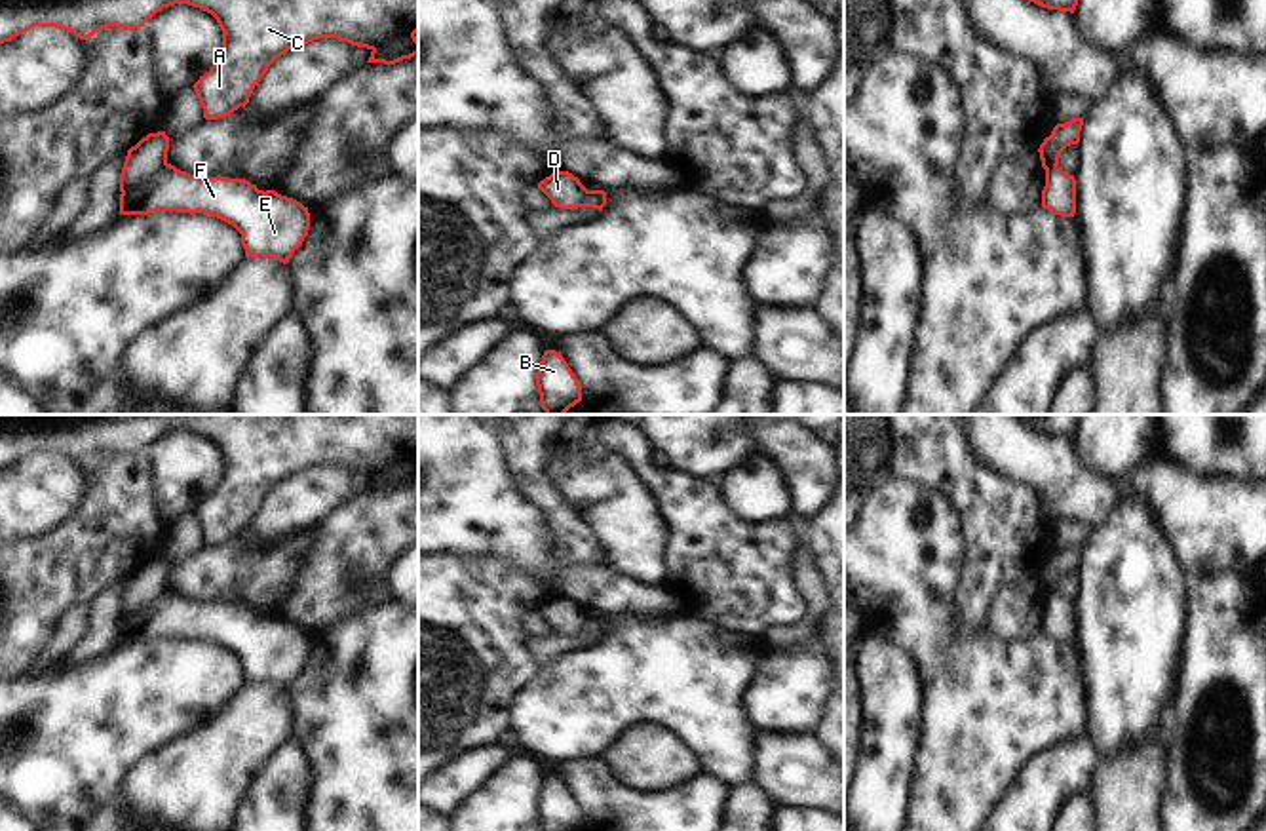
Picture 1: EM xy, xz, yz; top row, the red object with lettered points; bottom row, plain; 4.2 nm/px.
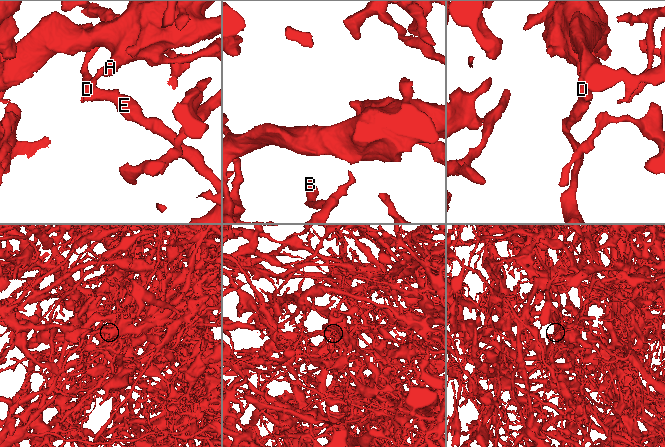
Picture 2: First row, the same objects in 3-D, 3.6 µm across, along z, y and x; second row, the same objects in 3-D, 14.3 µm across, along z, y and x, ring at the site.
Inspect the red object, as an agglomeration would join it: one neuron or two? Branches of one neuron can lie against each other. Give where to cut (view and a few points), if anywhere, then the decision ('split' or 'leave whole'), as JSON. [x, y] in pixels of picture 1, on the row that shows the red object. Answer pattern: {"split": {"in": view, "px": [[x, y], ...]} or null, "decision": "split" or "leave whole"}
{"split": {"in": "xy", "px": [[166, 162], [143, 183], [122, 193]]}, "decision": "split"}

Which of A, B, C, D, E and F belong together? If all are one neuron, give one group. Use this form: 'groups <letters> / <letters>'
groups A C D / B E F

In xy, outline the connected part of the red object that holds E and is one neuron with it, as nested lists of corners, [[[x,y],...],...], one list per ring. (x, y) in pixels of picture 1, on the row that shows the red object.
[[[165,164],[144,184],[120,194],[120,215],[203,213],[241,234],[245,257],[272,257],[283,264],[302,245],[310,213],[276,190],[259,190],[245,179],[200,177]]]

